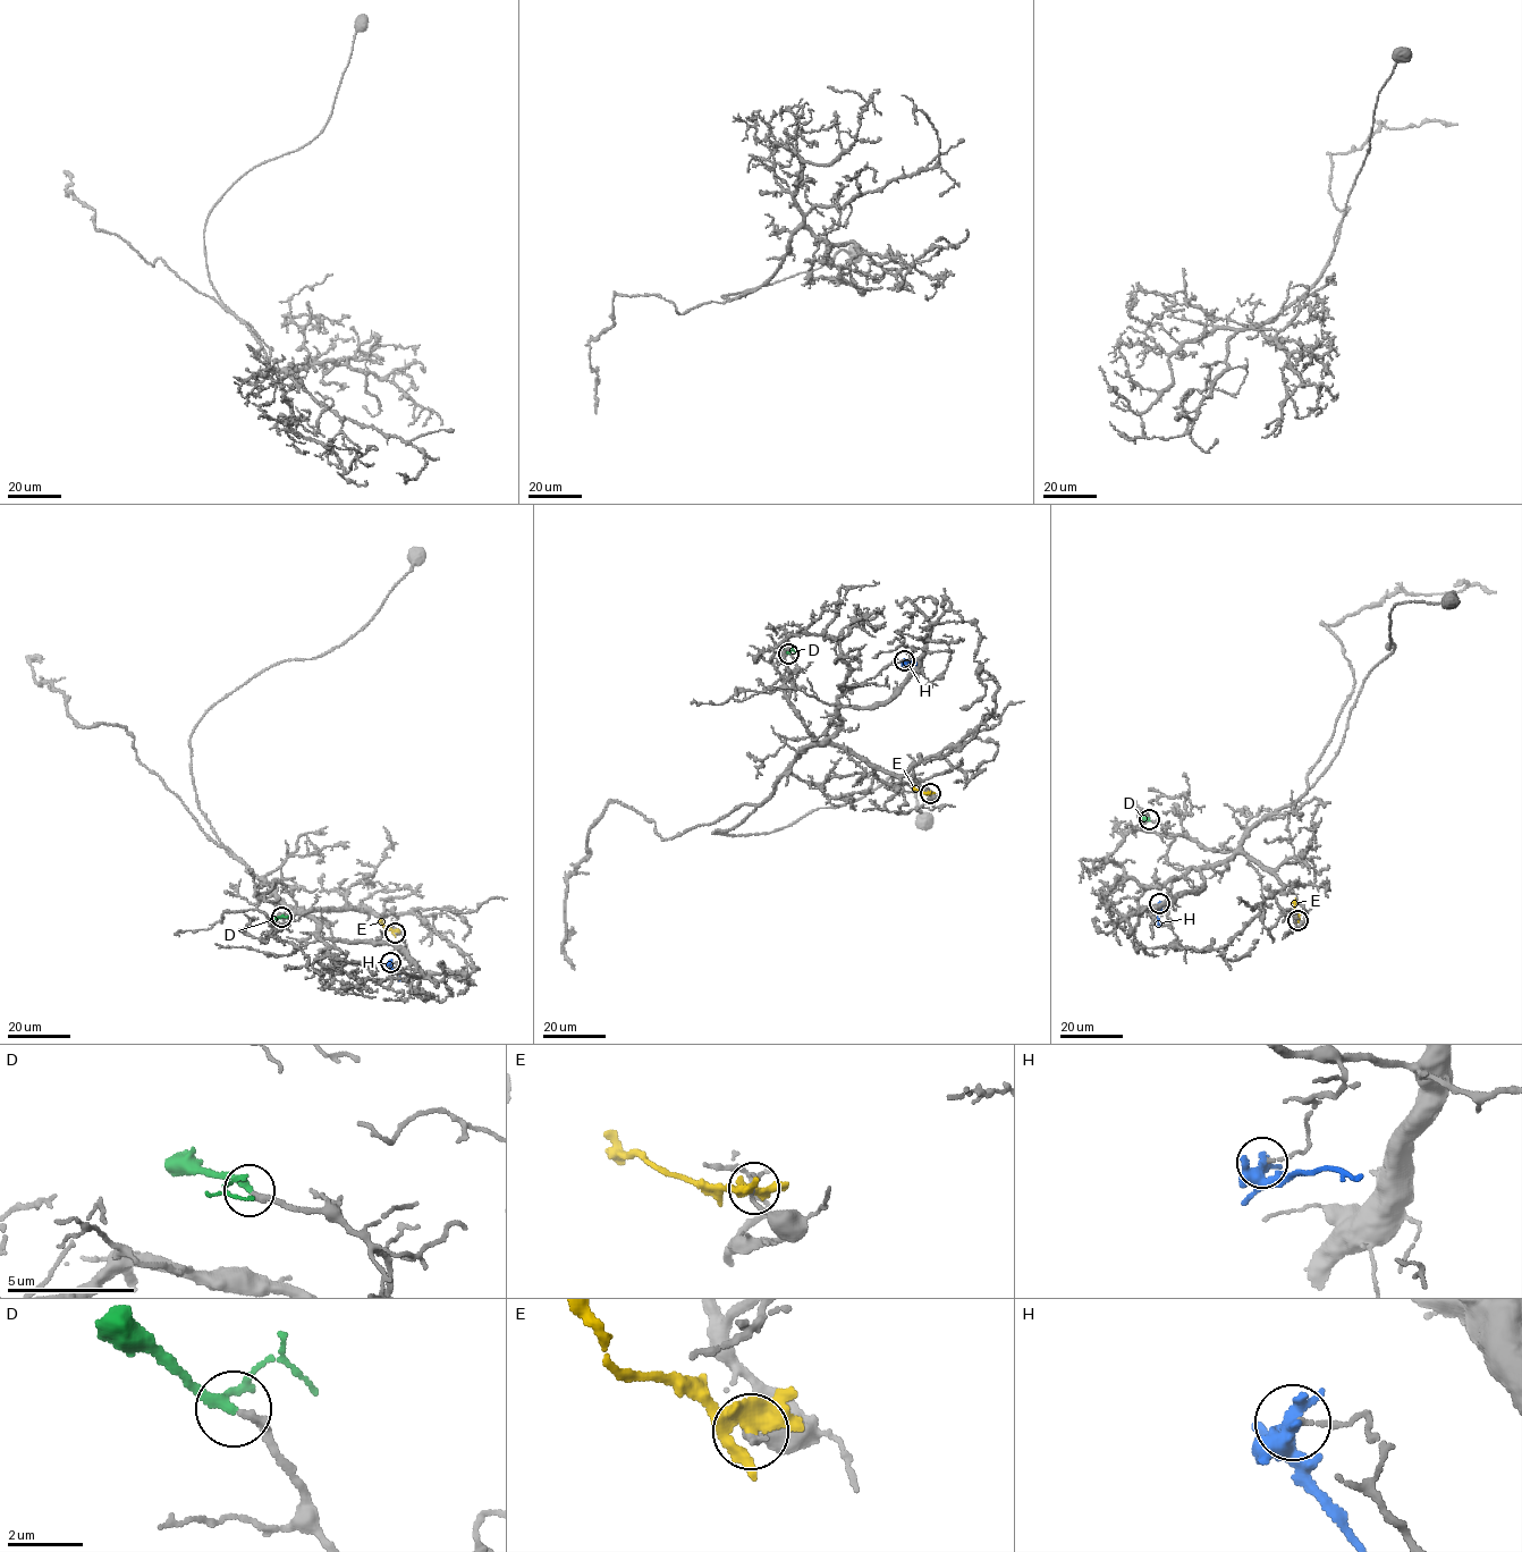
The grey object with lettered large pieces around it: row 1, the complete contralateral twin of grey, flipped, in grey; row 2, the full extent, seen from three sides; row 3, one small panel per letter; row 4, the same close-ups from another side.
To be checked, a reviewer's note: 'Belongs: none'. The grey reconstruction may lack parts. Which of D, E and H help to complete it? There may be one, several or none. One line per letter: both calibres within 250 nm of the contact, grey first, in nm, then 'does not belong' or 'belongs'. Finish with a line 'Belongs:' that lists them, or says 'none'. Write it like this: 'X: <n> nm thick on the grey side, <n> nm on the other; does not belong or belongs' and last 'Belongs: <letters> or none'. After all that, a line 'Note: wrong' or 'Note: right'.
D: 240 nm thick on the grey side, 200 nm on the other; does not belong
E: 200 nm thick on the grey side, 320 nm on the other; does not belong
H: 130 nm thick on the grey side, 480 nm on the other; does not belong
Belongs: none
Note: right

